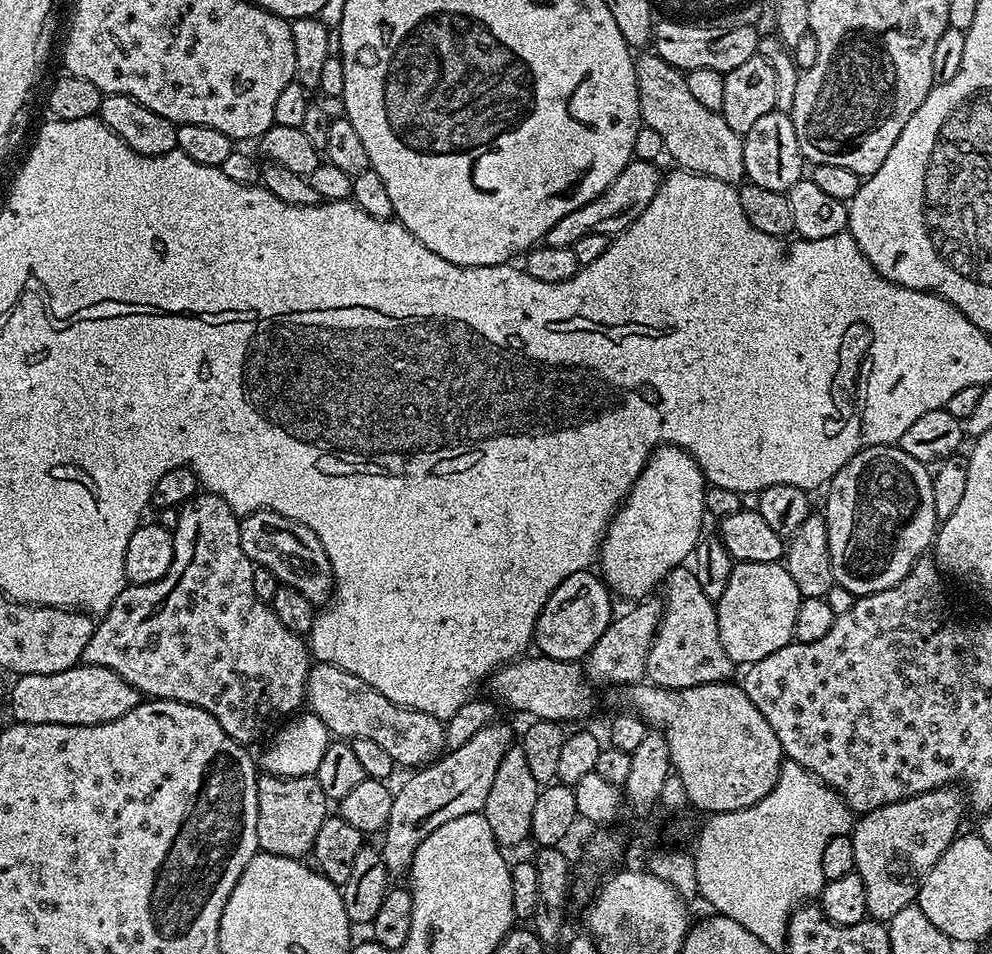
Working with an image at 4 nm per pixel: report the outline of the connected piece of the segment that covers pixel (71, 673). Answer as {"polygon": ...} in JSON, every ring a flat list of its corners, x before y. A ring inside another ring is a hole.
{"polygon":[[79,663,58,674,17,675,12,686,12,717,18,724,65,724,94,726,114,722,142,702,142,693,126,678,106,670,106,666]]}

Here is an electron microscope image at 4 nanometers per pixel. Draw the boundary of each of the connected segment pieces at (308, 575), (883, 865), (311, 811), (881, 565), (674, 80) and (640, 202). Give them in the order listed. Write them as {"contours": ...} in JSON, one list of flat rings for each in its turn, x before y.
{"contours":[[[251,512,240,520,240,537,246,558,250,558,255,567,270,570,283,587,298,590,298,594,314,606,327,605,333,599,330,558,326,558,326,550,322,542,318,542,314,530,277,512]],[[952,786,935,788,902,802,894,802,873,812,863,813,855,821,850,833,854,846,855,872,862,878,862,886,866,886,866,910,871,919,881,922,892,920,898,910,919,897,920,881,930,874,934,862,938,862,938,858,946,854,946,850,961,831,960,815,966,812,966,804,961,793,959,796,956,790]],[[261,775,256,782,258,794,258,842,259,851,269,852,282,858,299,860,307,857,314,846,314,838,318,838,318,829,330,815,330,802,326,794,322,794,322,786,318,786,315,776,270,776]],[[879,444,856,452,827,485,828,501,822,507,828,524,830,562,837,584,856,596,869,596,878,590,890,590,933,547,938,521,934,514,934,486,929,465,916,461,898,446]],[[644,50,635,57,636,81,638,82,638,106,640,119,650,130,662,138,664,151,670,157,673,165,679,166,686,172,697,172,699,176,718,178,718,182,726,182,733,186,739,185,745,179,744,175,744,142,741,133,730,130,726,126,726,118,714,110,706,110,690,94,684,81,685,73,681,69,670,66,655,51]],[[633,159,632,163,626,166,626,170,622,170,622,174,618,174,618,178,614,178,614,182,610,182,610,186,606,186,602,194,598,194,598,198,558,218,558,222,550,226,550,230,543,238,543,243,547,246,573,248,578,238,586,238,586,234,602,234,612,238,625,232,636,221,638,214,642,214,642,210,650,206,654,194,660,189,662,172,659,172,656,167,657,165,651,160]]]}

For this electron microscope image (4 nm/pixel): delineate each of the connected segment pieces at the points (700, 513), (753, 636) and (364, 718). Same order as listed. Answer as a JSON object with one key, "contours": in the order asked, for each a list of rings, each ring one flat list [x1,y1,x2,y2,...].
{"contours":[[[661,444,652,449,652,456,646,462,642,474,634,482,623,504,616,510,604,538,600,541,598,572,605,584,617,597,625,596,628,602,639,602,651,597,661,587,668,575,681,567,691,557,705,531,704,489,706,481,696,459,673,444]],[[733,563,730,582,726,582,722,598,715,601,718,638,722,638,722,650,726,650,733,665,753,664,793,643,794,617,801,599,783,563]],[[313,663,308,669,307,707,327,726,333,737,344,742,370,738,390,754,393,765,407,770,429,765,445,751,444,724,425,712,390,702,374,686,333,664]]]}

